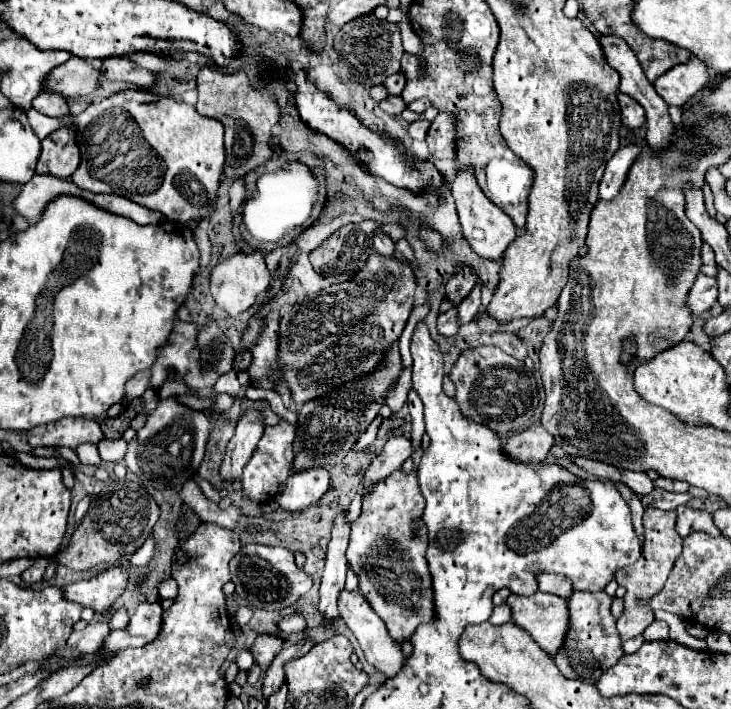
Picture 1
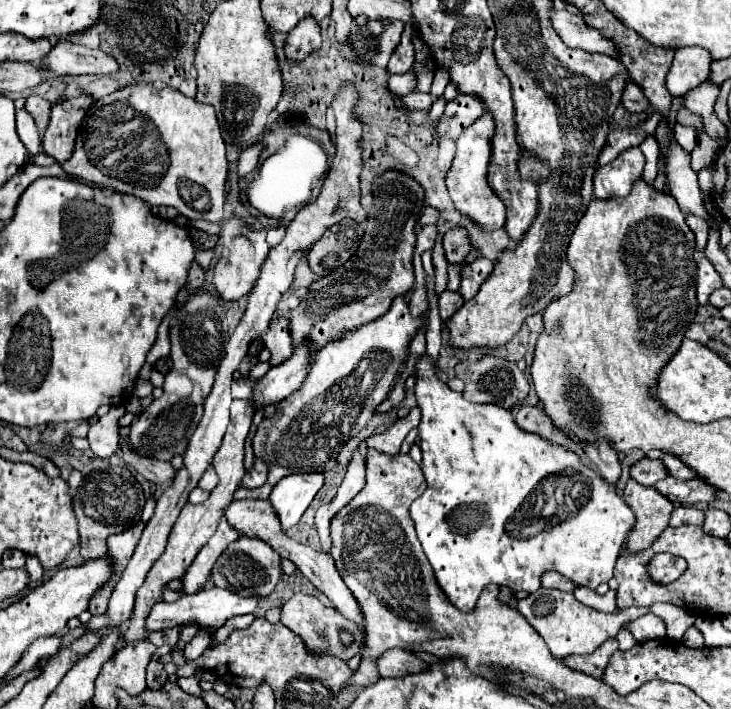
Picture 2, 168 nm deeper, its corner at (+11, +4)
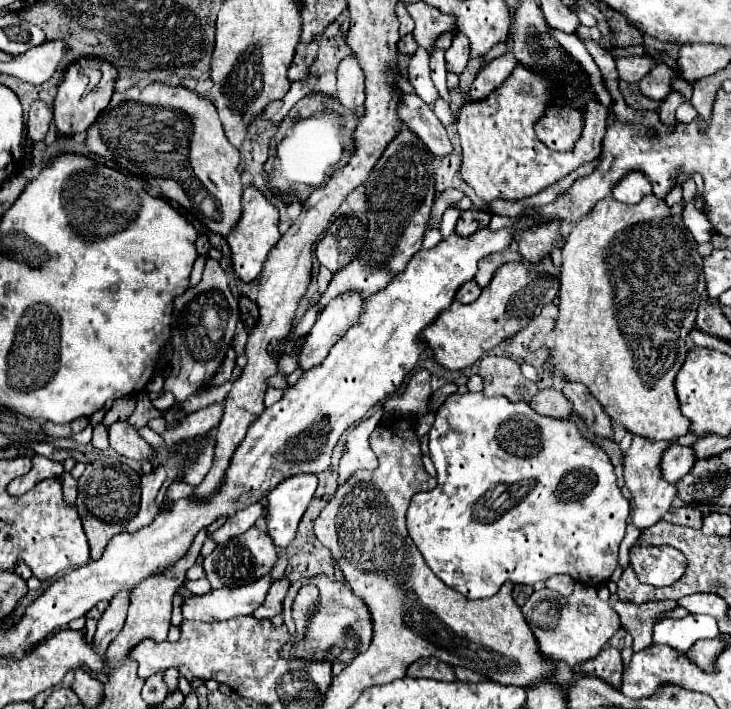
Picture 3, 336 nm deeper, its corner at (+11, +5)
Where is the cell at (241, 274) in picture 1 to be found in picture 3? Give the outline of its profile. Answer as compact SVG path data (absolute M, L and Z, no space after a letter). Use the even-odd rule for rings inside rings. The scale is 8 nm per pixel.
M248 186L242 194L244 202L244 214L240 214L240 222L230 230L228 234L228 246L230 246L230 262L232 262L232 272L240 278L240 282L250 284L254 282L264 266L264 260L270 252L270 248L280 240L278 232L278 208L256 188Z

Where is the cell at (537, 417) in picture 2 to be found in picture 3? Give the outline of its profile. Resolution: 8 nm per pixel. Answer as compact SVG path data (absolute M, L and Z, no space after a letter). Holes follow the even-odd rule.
M558 388L540 390L528 404L538 414L544 414L544 416L550 416L550 418L570 418L572 406Z

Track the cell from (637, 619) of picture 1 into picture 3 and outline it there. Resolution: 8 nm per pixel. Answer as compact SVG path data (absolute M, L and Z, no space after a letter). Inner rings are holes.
M634 436L632 446L628 448L628 452L624 456L624 482L632 494L634 504L636 504L636 514L632 518L632 524L638 530L646 530L646 528L654 526L658 520L662 520L662 516L670 510L672 500L676 498L676 486L662 480L660 468L658 468L662 452L668 446L670 446L670 442L652 442L652 440L646 440L642 436Z

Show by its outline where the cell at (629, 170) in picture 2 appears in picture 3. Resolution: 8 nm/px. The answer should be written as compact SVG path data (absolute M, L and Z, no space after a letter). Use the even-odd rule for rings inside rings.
M638 170L638 172L626 174L622 182L616 182L616 188L612 188L612 198L624 204L636 204L644 194L650 194L650 192L652 192L650 182Z

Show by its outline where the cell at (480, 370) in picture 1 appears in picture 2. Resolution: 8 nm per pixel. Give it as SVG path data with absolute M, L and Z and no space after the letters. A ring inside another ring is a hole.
M486 355L478 363L470 363L470 361L458 363L456 377L460 377L466 383L464 397L470 399L472 403L498 403L500 407L518 409L520 403L524 401L524 397L528 395L528 389L530 389L526 375L516 367L516 363L512 363L508 359L492 357L492 355Z

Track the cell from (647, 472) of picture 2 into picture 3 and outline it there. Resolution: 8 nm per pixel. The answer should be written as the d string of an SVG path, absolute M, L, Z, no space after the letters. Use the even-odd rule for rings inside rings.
M670 446L664 452L664 458L660 460L660 474L666 482L676 482L680 480L684 474L688 474L688 470L692 468L692 464L696 462L694 452L690 446Z

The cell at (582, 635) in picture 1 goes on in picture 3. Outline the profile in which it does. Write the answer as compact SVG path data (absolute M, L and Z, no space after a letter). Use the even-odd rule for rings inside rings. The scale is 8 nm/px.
M604 648L596 658L590 658L588 662L582 662L578 666L578 670L586 672L586 674L594 674L598 678L602 678L604 682L612 684L614 688L620 686L622 682L622 658L620 658L620 650L618 648Z

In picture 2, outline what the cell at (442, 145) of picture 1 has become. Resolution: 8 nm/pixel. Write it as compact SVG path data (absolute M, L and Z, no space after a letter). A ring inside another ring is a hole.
M458 95L446 105L442 123L438 127L440 139L456 141L464 127L470 127L484 111L484 101L478 95Z

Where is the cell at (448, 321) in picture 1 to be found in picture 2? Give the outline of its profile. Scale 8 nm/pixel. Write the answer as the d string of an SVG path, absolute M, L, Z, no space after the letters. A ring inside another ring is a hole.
M446 289L440 295L440 317L442 317L442 321L450 319L452 313L462 307L462 303L464 303L464 299L462 299L462 295L458 291L448 291Z

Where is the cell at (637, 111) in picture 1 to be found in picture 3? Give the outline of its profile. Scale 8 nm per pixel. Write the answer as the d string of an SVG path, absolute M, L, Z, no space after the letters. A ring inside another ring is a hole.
M658 64L656 68L652 68L640 82L638 82L638 90L642 96L652 98L652 100L662 100L664 96L668 96L670 90L670 80L674 78L674 70L670 70L666 64Z

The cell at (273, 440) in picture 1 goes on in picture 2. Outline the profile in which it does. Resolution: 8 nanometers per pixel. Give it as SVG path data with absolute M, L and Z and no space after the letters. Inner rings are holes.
M256 457L252 471L244 475L244 479L240 481L240 487L254 489L254 487L260 487L260 485L264 485L264 483L266 483L266 463Z

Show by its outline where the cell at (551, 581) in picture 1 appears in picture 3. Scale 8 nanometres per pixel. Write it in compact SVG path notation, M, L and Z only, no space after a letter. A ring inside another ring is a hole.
M552 576L546 580L546 586L552 588L552 590L558 590L560 594L568 596L572 594L572 588L574 588L574 580L568 578L568 576Z

